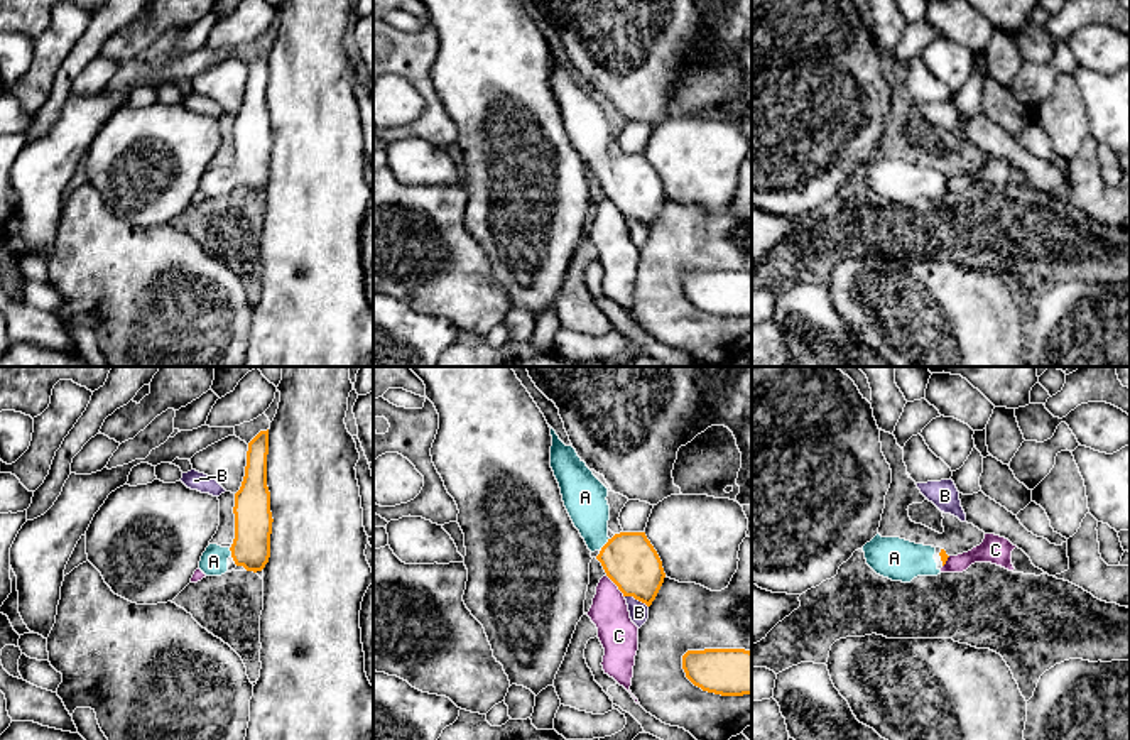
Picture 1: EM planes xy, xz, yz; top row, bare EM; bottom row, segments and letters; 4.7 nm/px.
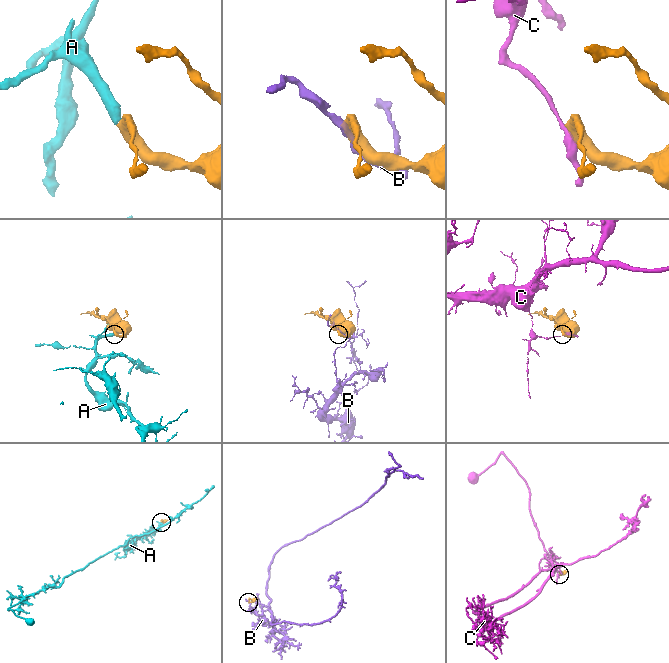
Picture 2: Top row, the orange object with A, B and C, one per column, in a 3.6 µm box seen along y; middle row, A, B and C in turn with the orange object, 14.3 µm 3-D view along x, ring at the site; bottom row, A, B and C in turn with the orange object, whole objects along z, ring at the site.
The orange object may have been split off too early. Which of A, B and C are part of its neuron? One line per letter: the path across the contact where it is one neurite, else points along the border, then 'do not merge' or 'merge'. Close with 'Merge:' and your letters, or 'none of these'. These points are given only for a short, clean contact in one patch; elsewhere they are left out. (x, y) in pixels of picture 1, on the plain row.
A: across xz (629, 181), (607, 164), (593, 151), (585, 119) | merge
B: do not merge
C: along xz (607, 196), (624, 218) | do not merge
Merge: A

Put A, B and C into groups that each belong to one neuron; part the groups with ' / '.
A / B / C

